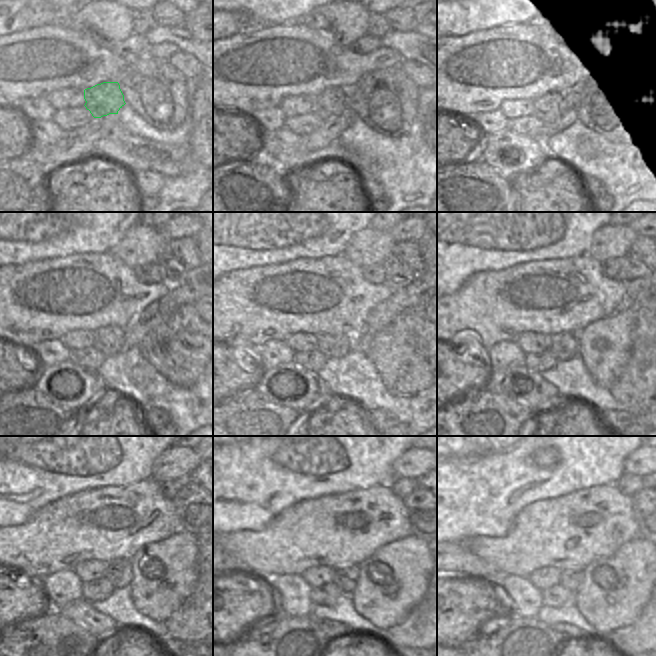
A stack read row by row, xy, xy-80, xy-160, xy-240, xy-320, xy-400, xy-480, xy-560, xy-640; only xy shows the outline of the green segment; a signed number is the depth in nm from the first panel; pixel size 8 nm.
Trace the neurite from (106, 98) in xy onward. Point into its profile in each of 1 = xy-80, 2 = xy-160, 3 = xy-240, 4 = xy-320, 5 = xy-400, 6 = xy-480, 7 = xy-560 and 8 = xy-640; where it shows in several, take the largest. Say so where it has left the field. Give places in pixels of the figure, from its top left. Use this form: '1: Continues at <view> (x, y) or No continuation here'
1: Continues at xy-80 (333, 101)
2: Continues at xy-160 (549, 108)
3: Continues at xy-240 (111, 340)
4: Continues at xy-320 (331, 345)
5: Continues at xy-400 (564, 346)
6: Continues at xy-480 (119, 572)
7: Continues at xy-560 (345, 578)
8: Continues at xy-640 (571, 579).

